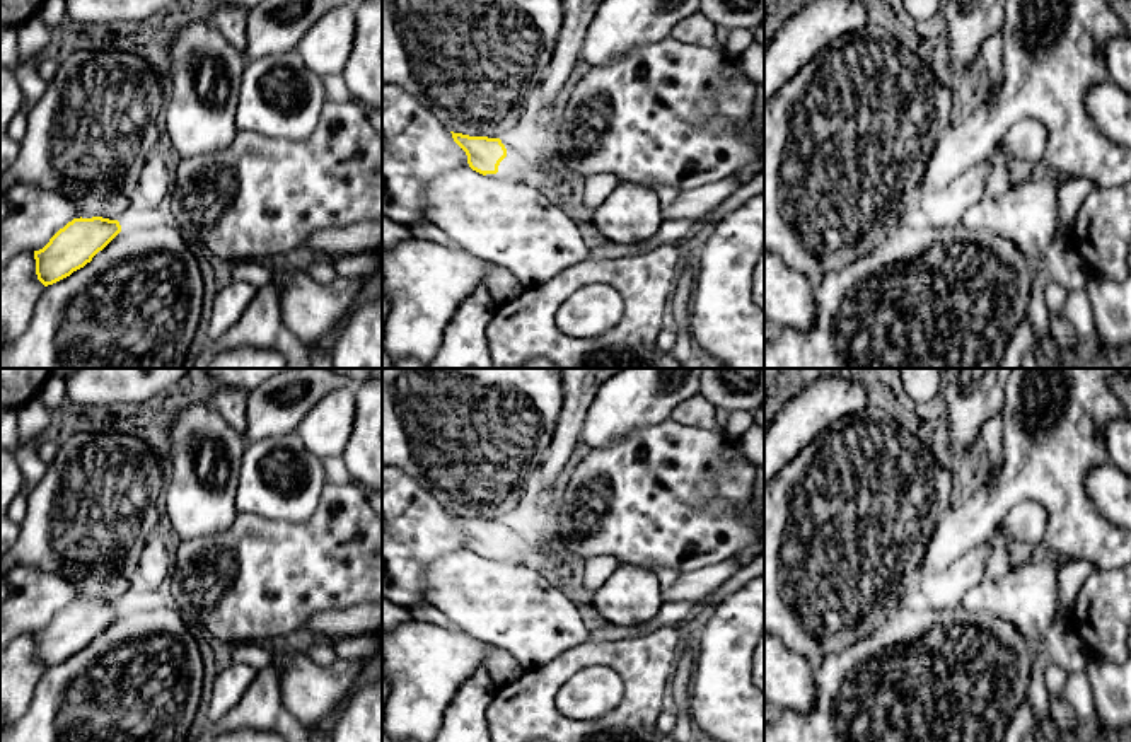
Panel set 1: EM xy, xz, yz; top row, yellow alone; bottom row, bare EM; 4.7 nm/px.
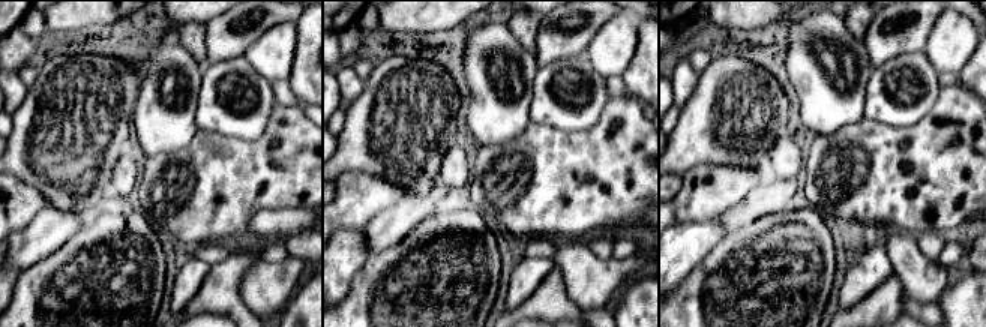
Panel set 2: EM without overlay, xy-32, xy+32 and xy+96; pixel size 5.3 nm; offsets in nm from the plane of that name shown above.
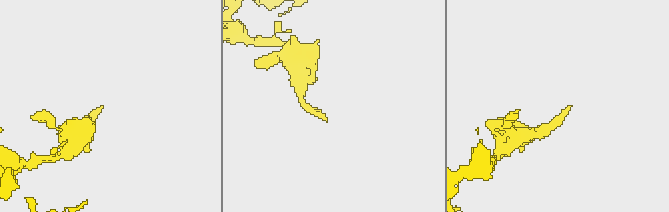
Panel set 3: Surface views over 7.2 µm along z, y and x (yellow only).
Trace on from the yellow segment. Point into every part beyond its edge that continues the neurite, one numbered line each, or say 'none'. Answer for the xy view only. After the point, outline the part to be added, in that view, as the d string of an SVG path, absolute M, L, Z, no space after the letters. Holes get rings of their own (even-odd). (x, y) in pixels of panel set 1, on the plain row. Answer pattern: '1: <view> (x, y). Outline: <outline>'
1: xy (139, 597). Outline: M135 580L118 600L121 614L148 612L157 604L157 594Z

